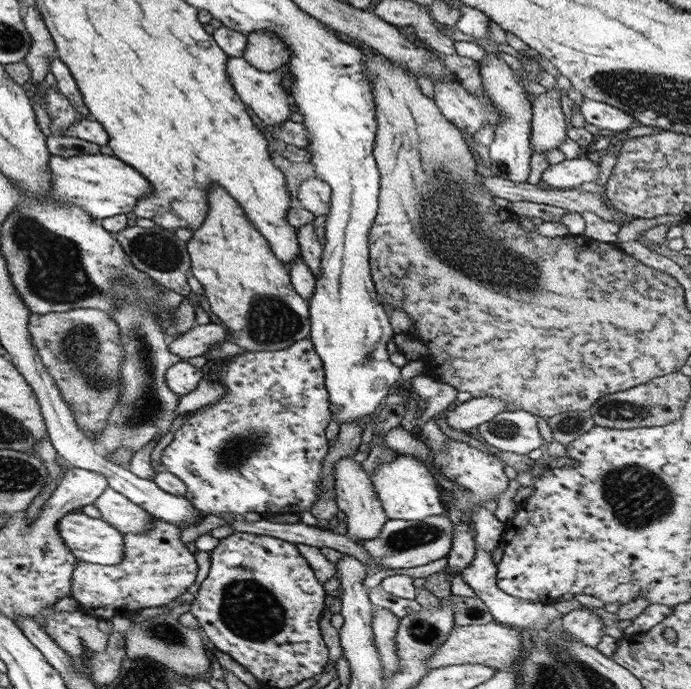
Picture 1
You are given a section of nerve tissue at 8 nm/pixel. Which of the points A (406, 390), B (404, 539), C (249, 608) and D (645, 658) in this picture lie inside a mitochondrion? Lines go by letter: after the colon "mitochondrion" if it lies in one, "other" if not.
A: other
B: mitochondrion
C: mitochondrion
D: other

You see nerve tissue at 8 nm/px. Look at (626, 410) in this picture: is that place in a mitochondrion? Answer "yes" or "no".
yes

